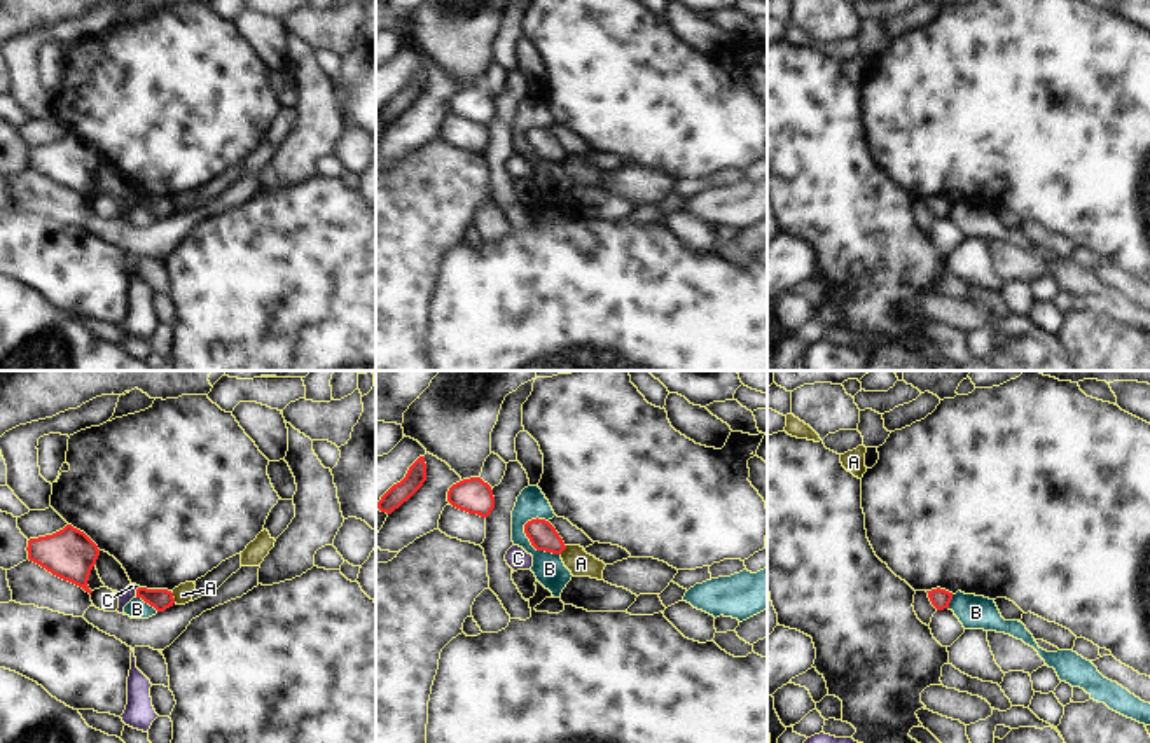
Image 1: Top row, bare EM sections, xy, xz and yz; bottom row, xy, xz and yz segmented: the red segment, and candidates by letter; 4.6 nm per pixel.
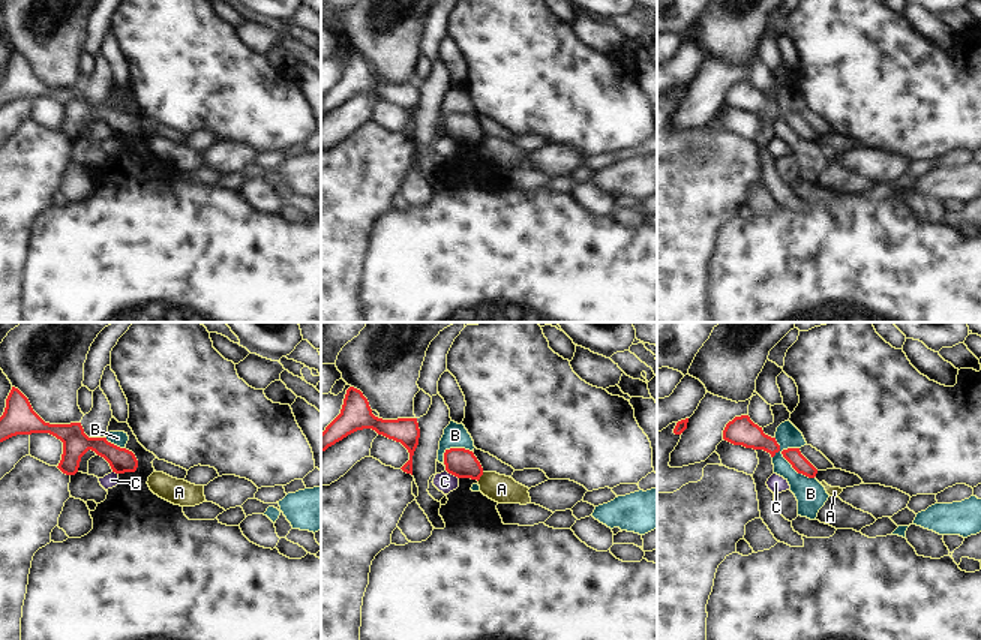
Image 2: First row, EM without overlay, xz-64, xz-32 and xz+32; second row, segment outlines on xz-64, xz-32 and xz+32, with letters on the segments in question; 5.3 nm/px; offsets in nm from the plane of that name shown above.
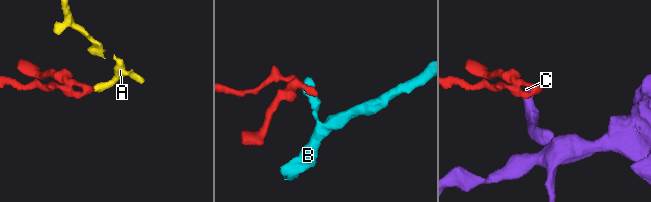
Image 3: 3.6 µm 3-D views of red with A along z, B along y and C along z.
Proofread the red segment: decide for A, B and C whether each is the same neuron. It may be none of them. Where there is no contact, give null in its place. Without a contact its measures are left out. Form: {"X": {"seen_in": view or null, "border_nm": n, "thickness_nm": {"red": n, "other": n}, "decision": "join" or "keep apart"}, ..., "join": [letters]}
{"A": {"seen_in": "xy", "border_nm": 60, "thickness_nm": {"red": 100, "other": 90}, "decision": "keep apart"}, "B": {"seen_in": "xz", "border_nm": 220, "thickness_nm": {"red": 130, "other": 140}, "decision": "keep apart"}, "C": {"seen_in": "xy", "border_nm": 60, "thickness_nm": {"red": 100, "other": 60}, "decision": "keep apart"}, "join": []}

